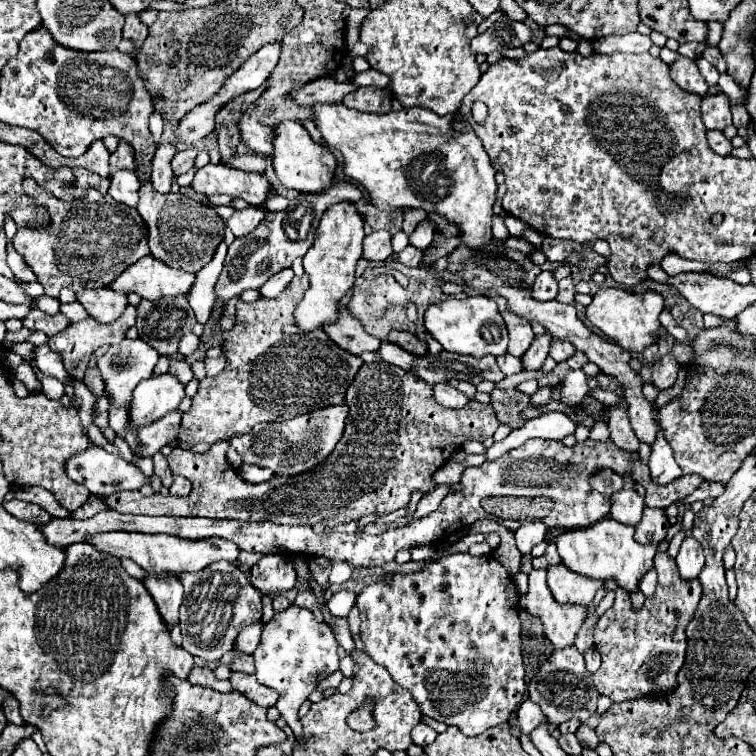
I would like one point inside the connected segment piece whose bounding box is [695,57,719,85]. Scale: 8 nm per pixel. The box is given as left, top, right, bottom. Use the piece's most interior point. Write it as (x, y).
(707, 70)

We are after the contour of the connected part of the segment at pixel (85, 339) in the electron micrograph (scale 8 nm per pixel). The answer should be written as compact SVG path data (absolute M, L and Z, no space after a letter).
M129 305L117 321L107 323L107 325L101 325L101 323L97 323L97 321L91 321L91 317L89 317L89 319L85 319L85 321L79 321L79 323L71 323L65 331L61 331L61 333L57 333L57 335L49 337L49 347L51 347L53 351L57 351L57 353L63 357L65 369L67 369L73 377L83 379L85 369L87 369L87 361L89 361L91 353L93 353L97 347L101 347L101 345L121 343L121 341L125 339L125 331L127 331L129 327L133 327L133 325L135 325L135 317L137 317L135 313L137 313L137 311L135 311L135 307L131 307L131 305Z

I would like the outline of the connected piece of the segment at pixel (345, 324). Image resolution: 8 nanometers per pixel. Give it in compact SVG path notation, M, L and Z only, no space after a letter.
M347 311L341 313L337 325L325 327L325 333L337 347L349 351L351 355L361 355L365 351L377 351L381 345L381 341L367 335L361 329L361 323L353 321L353 317Z

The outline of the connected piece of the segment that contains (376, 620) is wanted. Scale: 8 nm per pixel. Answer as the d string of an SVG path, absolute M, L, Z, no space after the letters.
M453 553L449 557L441 557L437 561L427 563L421 571L415 573L395 573L391 583L377 581L367 585L359 597L357 597L357 607L361 611L361 641L365 643L365 653L385 667L393 681L399 683L401 687L409 689L413 699L417 701L419 709L423 715L433 717L435 721L441 721L445 725L457 727L463 735L477 735L489 729L491 725L499 725L511 717L515 707L521 703L523 693L525 693L525 669L523 669L523 657L521 657L521 623L519 623L519 593L517 587L509 575L509 571L493 557L493 555L483 555L483 557L473 557L469 553Z

